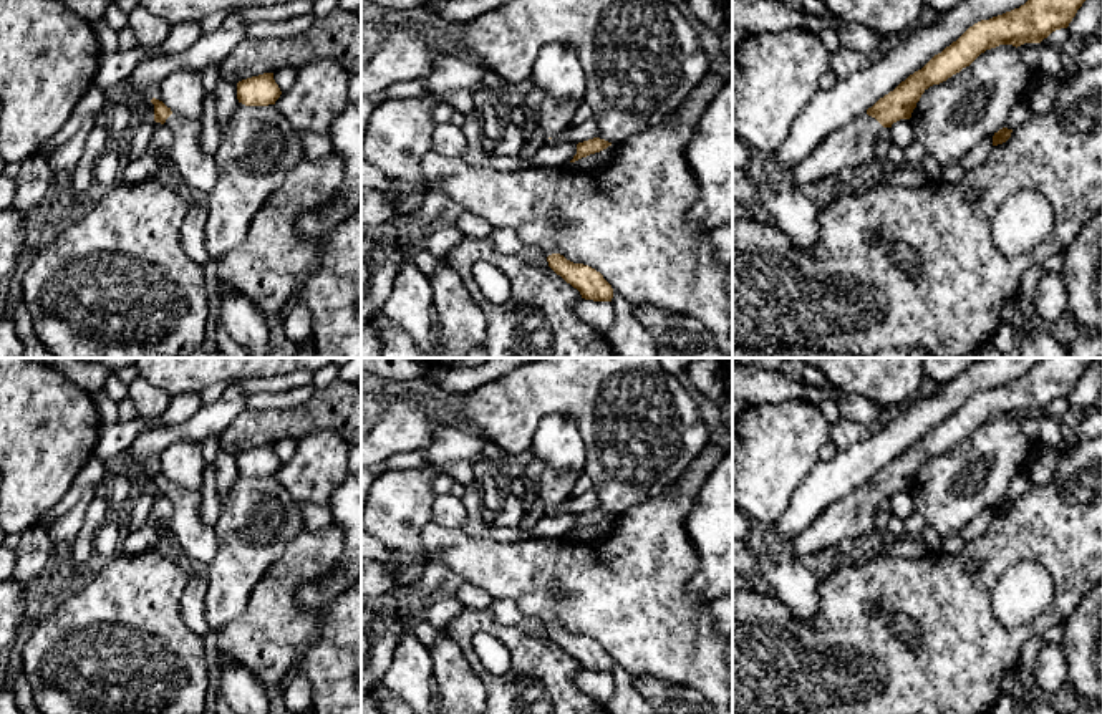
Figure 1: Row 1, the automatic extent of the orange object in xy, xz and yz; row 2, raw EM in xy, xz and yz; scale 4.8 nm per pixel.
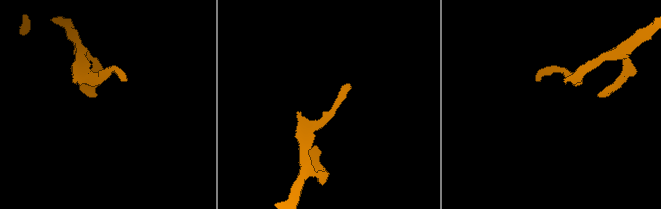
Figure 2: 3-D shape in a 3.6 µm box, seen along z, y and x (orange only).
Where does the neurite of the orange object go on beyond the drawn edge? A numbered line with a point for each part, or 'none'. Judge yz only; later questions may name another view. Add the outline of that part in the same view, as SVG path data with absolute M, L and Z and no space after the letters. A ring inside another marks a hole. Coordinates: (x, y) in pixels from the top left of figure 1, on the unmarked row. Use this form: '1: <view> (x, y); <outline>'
1: yz (854, 516); M867 484L857 487L800 532L789 553L800 558L837 547L845 537L855 542L873 538L882 502L883 497L875 489Z

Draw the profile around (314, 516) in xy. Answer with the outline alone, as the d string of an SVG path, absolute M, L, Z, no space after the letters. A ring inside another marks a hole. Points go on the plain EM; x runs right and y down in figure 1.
M300 502L300 514L303 520L303 530L318 530L333 523L331 510L328 505Z

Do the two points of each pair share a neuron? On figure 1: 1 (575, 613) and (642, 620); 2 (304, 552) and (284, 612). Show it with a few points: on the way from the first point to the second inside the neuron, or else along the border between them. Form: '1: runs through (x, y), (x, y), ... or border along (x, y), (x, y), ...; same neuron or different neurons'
1: runs through (592, 613), (625, 613); same neuron
2: runs through (295, 567), (284, 580), (284, 597); same neuron

